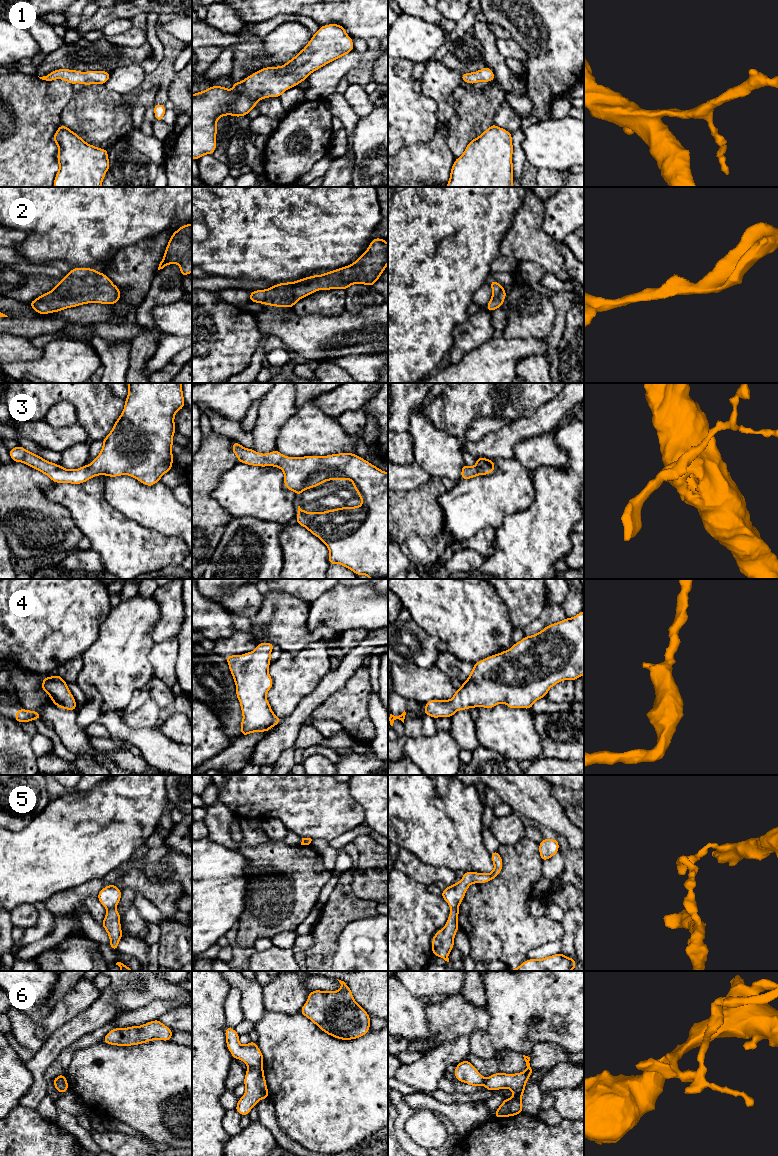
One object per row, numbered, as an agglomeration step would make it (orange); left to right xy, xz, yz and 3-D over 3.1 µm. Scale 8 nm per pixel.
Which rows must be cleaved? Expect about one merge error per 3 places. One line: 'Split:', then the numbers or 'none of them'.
Split: 5, 6

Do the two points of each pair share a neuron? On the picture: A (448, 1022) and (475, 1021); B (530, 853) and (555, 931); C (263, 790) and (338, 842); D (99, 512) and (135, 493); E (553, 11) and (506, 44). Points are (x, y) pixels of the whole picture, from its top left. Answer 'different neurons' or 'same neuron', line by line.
A: same neuron
B: same neuron
C: different neurons
D: different neurons
E: different neurons

